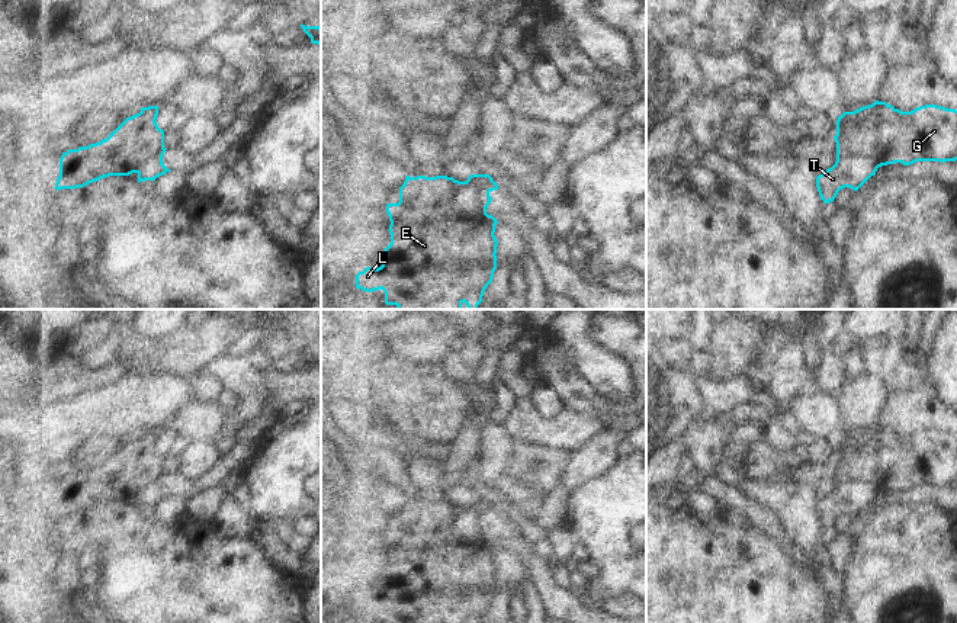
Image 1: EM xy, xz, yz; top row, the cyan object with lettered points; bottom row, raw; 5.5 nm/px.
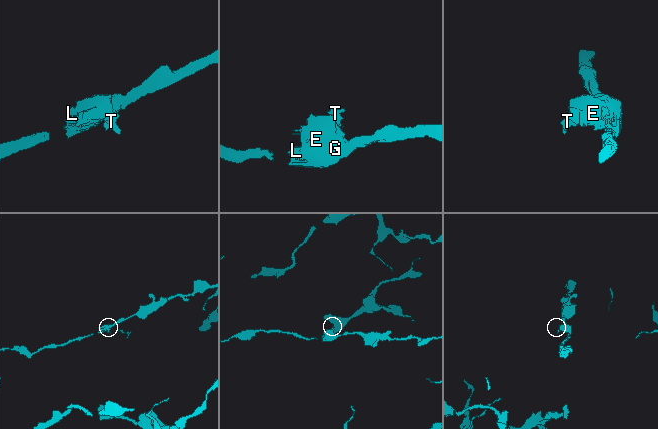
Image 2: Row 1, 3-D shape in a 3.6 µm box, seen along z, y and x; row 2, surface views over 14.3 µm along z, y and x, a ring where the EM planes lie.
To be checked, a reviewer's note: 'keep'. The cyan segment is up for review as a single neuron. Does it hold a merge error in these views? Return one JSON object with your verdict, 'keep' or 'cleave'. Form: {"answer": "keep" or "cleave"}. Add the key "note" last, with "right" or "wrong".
{"answer": "cleave", "note": "wrong"}

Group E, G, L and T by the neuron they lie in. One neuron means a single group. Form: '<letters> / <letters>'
E G L / T

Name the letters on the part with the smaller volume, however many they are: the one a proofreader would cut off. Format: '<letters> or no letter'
T

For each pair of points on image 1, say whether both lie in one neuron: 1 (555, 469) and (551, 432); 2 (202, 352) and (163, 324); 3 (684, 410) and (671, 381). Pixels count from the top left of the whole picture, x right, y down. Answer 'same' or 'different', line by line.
1: different
2: different
3: same

